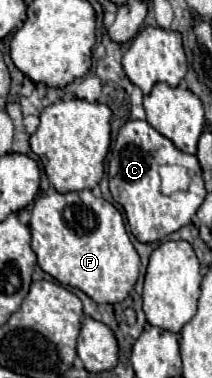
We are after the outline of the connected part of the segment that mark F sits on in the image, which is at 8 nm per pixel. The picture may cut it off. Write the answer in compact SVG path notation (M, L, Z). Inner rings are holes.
M89 189L69 193L45 193L35 199L31 209L31 247L37 253L39 267L57 279L61 285L69 285L85 291L97 303L119 303L125 301L139 277L139 255L129 241L123 215L103 197L95 197Z

